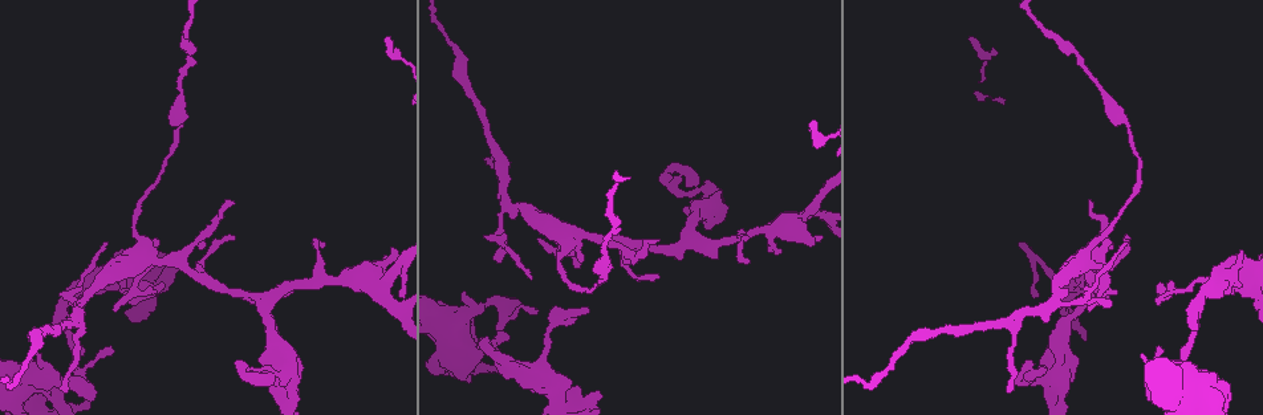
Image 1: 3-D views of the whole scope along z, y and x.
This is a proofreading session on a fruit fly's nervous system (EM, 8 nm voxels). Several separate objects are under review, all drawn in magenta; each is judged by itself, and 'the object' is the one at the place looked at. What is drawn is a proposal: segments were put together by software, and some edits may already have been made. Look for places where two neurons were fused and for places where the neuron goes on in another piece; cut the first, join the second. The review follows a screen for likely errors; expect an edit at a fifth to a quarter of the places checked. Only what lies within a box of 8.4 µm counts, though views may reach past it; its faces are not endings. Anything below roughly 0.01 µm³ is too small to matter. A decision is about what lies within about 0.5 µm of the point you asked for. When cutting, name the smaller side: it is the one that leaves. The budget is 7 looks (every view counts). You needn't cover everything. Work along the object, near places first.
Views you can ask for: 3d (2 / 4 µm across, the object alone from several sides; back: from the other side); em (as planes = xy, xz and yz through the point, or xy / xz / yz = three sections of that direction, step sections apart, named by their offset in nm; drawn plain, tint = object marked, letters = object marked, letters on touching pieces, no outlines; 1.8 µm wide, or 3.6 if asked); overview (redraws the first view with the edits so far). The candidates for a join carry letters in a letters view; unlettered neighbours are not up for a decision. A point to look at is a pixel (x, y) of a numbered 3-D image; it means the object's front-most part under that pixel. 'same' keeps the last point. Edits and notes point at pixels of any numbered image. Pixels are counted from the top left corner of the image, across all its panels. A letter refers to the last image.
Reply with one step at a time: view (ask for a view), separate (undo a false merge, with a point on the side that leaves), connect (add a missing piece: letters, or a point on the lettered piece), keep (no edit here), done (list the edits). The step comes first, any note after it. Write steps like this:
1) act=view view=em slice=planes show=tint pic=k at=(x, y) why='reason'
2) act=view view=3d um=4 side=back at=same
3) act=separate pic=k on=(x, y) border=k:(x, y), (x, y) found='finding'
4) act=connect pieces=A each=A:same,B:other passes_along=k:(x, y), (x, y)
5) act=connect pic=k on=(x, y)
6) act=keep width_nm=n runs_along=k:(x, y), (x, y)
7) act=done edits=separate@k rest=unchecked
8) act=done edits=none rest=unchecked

act=view view=3d um=4 pic=1 at=(82, 300) why='side arm on a straight run'

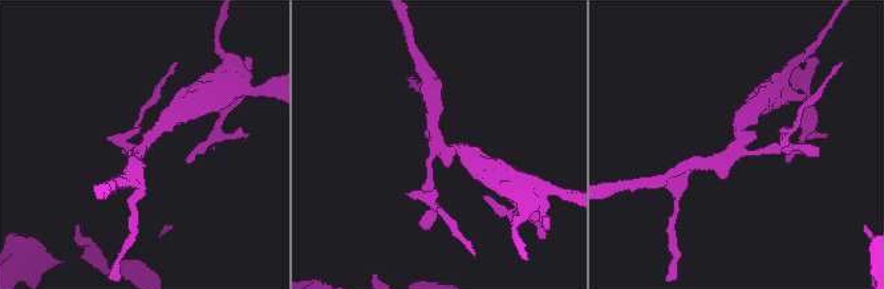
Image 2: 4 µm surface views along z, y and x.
act=view view=em slice=planes show=letters pic=2 at=(436, 143) arms=3

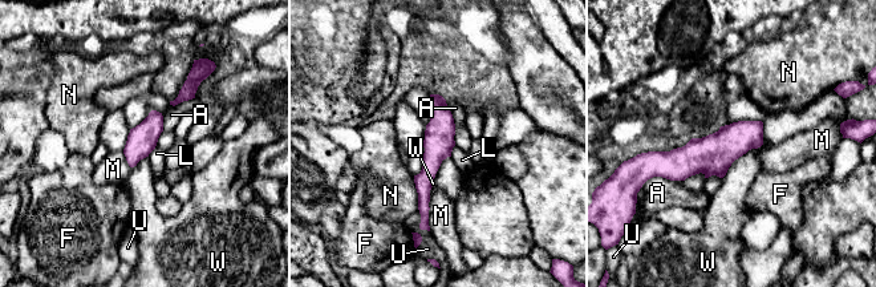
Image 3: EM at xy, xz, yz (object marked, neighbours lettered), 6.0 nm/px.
act=keep width_nm=180 each=A:other,F:other,L:other,M:other,N:other,U:other,W:other runs_along=3:(436, 97), (424, 219) found='all the same neuron'

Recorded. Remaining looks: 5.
act=view view=3d um=2 side=back pic=1 at=(586, 309) why='branch stops here'

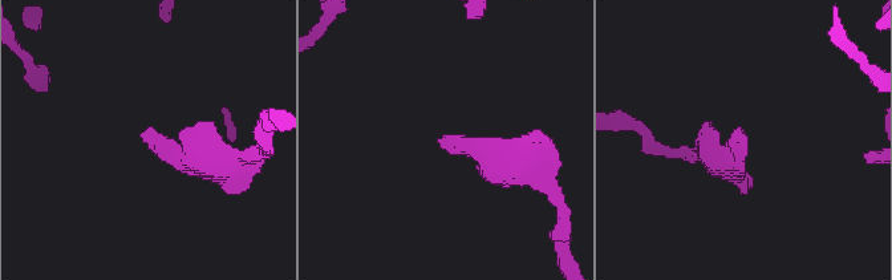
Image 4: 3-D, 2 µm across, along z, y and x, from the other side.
act=view view=em slice=planes show=letters pic=4 at=(142, 137) why='now the EM'

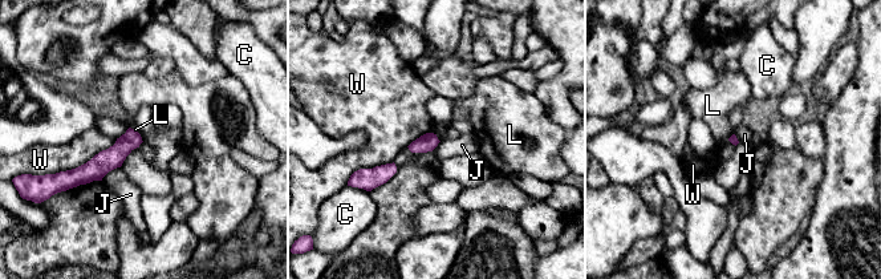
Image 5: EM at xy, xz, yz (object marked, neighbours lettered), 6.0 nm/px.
act=keep each=C:other,J:other,L:other,W:other border=5:(120, 166), (110, 170), (101, 180) found='none of them fits'

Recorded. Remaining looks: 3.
act=view view=3d um=4 pic=1 at=(501, 302) why='abrupt turn'

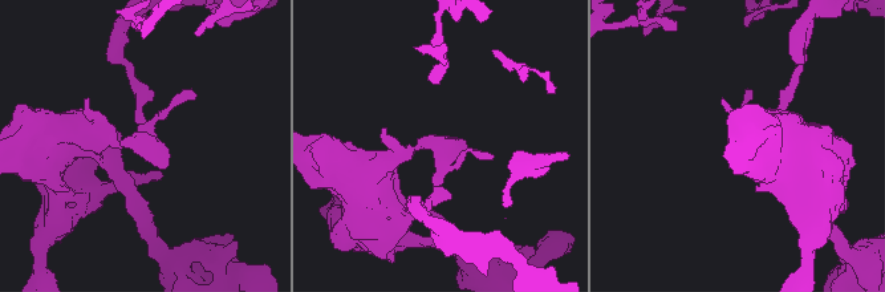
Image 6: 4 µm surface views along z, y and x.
act=view view=em slice=planes show=letters pic=6 at=(142, 143)

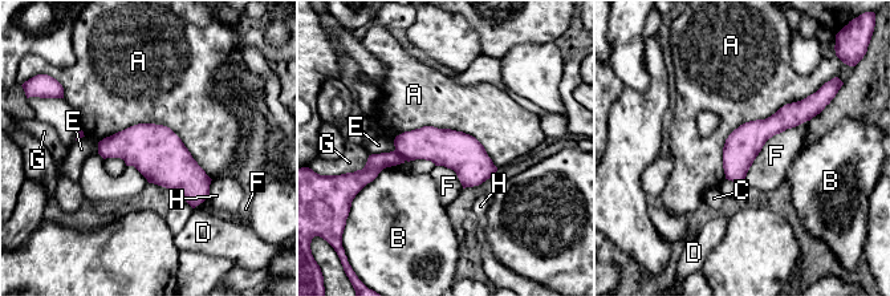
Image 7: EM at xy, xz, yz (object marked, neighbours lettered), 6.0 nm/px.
act=separate pic=7 on=(439, 146) width_nm=220 each=A:other,B:other,C:other,D:other,E:other,F:other,G:other,H:other part_leaving=7:(811, 108), (769, 126), (728, 175) found='a second neuron is stuck on'

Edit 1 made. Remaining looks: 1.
act=done edits=separate@7 rest=unchecked

